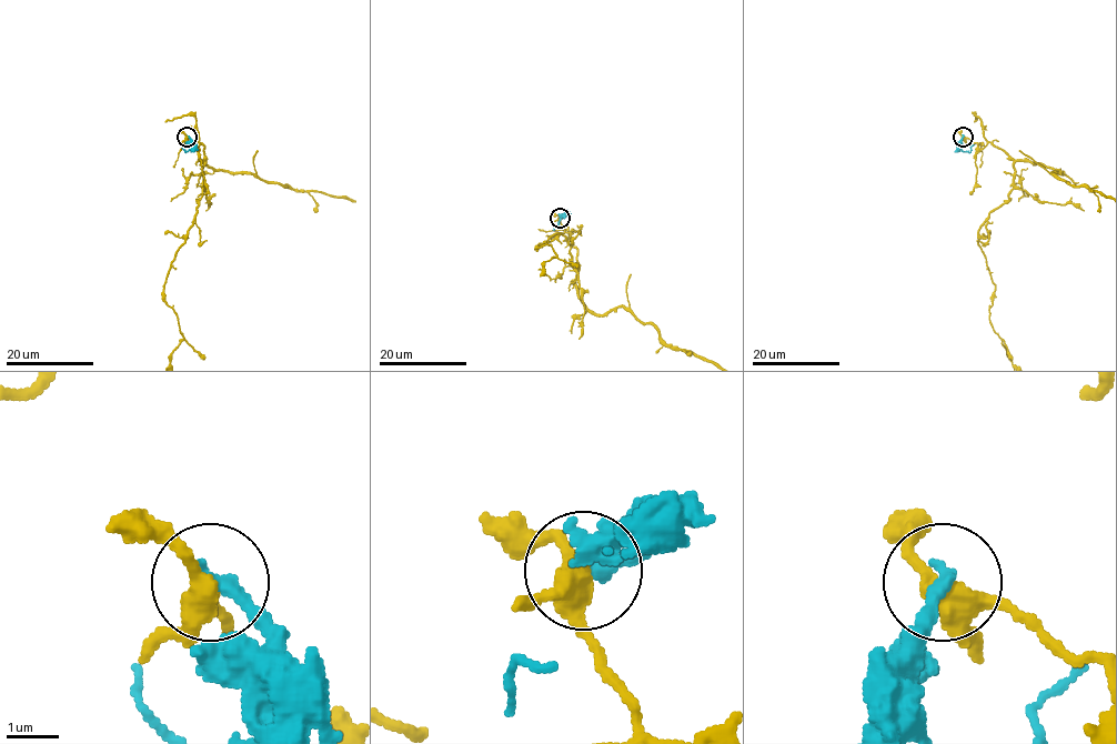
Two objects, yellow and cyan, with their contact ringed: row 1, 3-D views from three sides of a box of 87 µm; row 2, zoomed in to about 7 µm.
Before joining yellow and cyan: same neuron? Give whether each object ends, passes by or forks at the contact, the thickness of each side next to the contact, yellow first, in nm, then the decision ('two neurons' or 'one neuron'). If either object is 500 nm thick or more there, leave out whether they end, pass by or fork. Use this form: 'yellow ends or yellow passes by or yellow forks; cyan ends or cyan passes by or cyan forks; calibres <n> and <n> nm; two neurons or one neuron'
yellow forks; cyan ends; calibres 360 and 320 nm; two neurons

